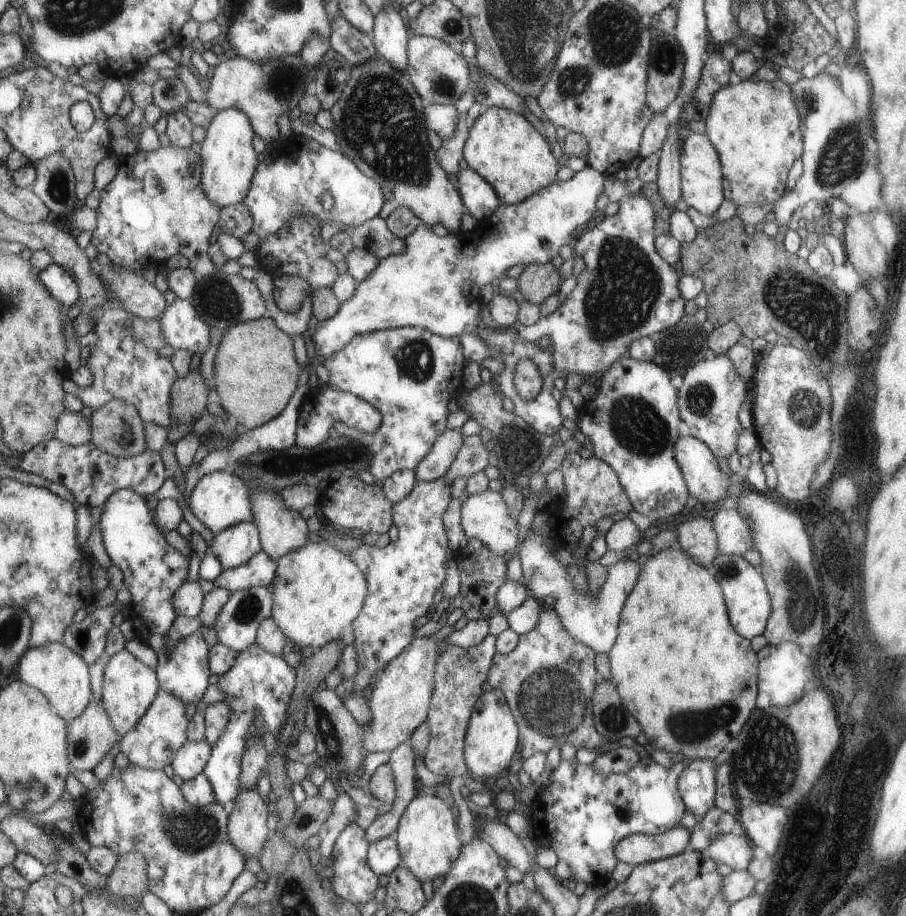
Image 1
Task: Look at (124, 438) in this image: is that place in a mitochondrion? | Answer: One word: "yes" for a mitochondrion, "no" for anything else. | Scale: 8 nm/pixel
yes

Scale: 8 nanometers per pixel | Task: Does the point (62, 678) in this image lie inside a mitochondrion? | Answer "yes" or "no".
no

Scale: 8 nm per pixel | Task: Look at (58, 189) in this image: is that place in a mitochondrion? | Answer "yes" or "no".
yes

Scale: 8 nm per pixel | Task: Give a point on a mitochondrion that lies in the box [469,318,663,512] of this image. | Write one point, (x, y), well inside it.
(521, 448)

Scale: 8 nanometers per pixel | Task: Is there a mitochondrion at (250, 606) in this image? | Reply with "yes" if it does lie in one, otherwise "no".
yes

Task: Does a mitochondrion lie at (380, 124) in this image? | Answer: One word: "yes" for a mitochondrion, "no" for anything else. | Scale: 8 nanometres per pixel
yes

